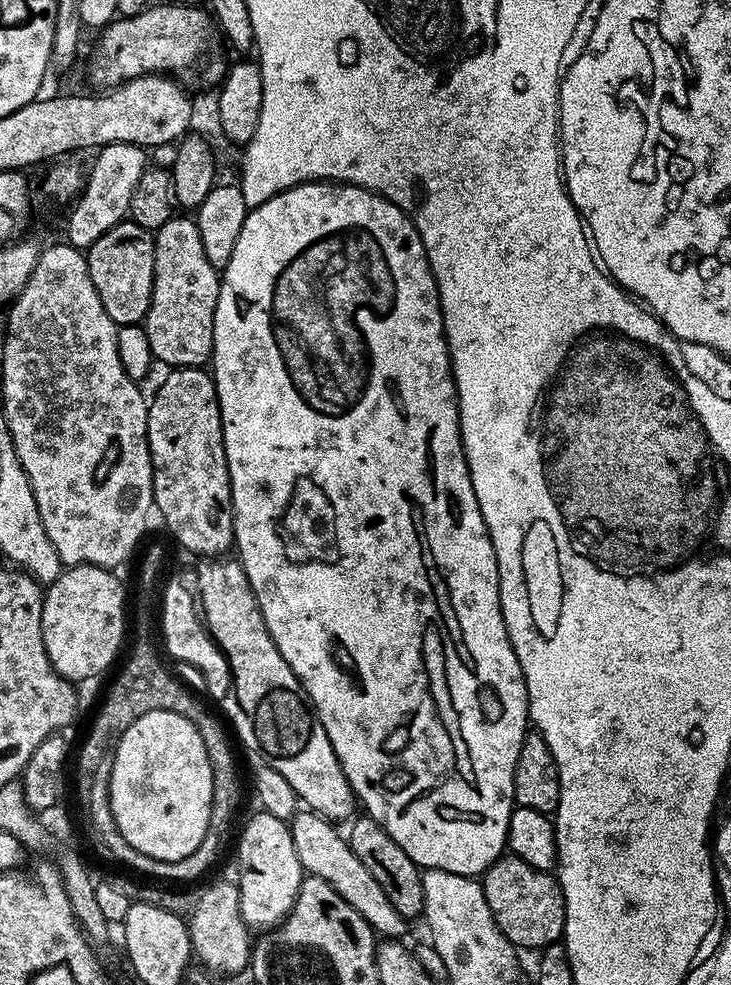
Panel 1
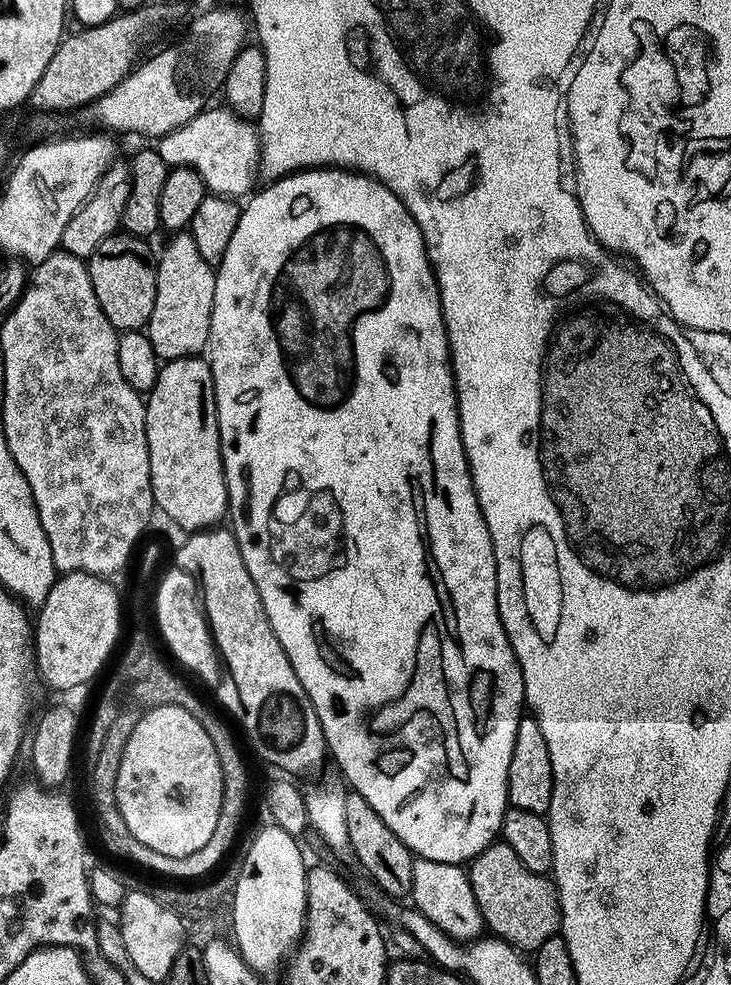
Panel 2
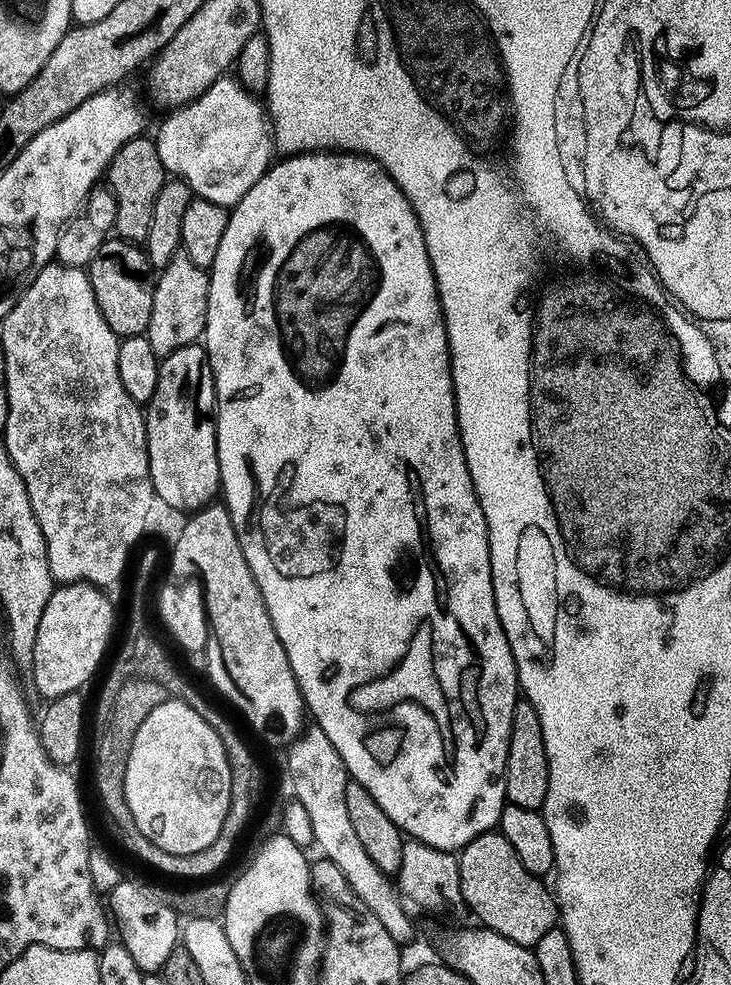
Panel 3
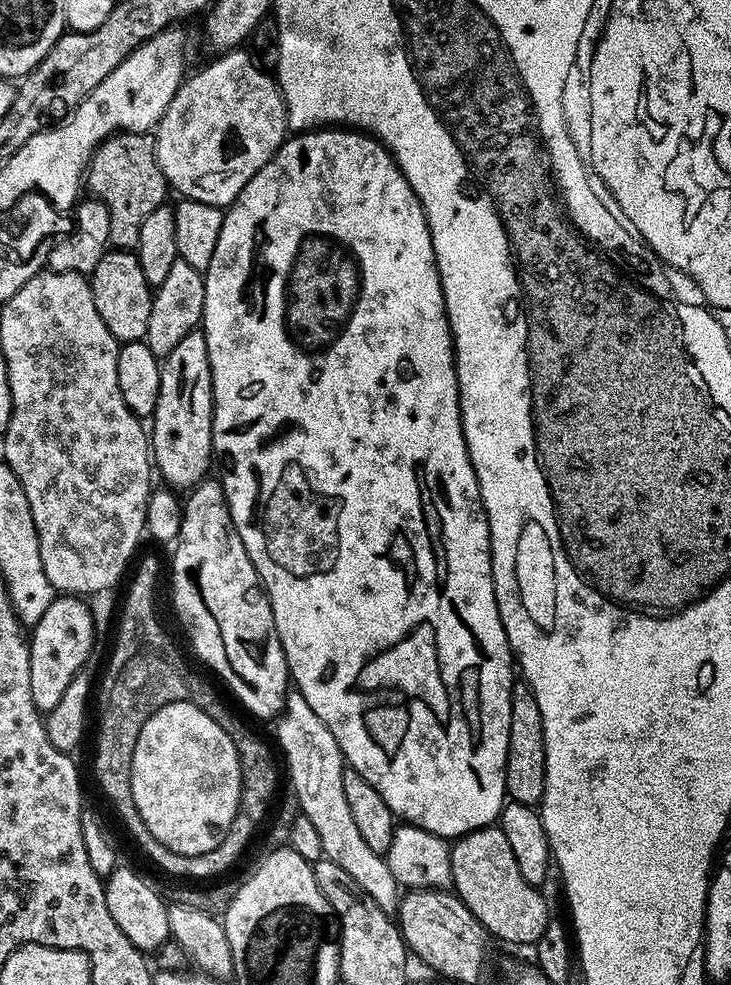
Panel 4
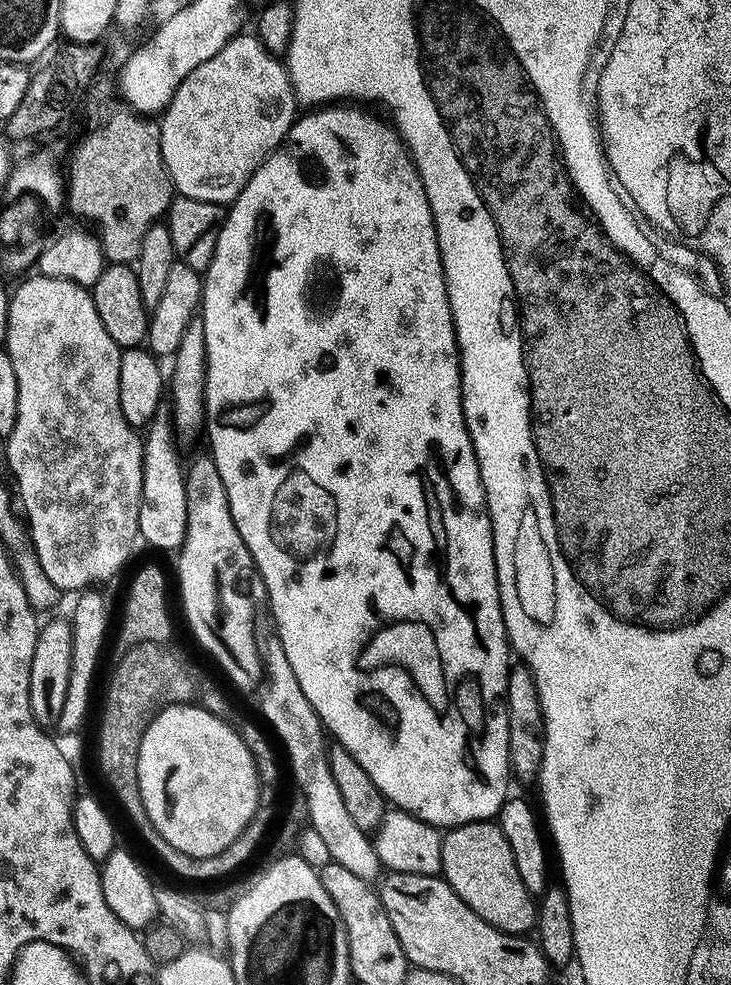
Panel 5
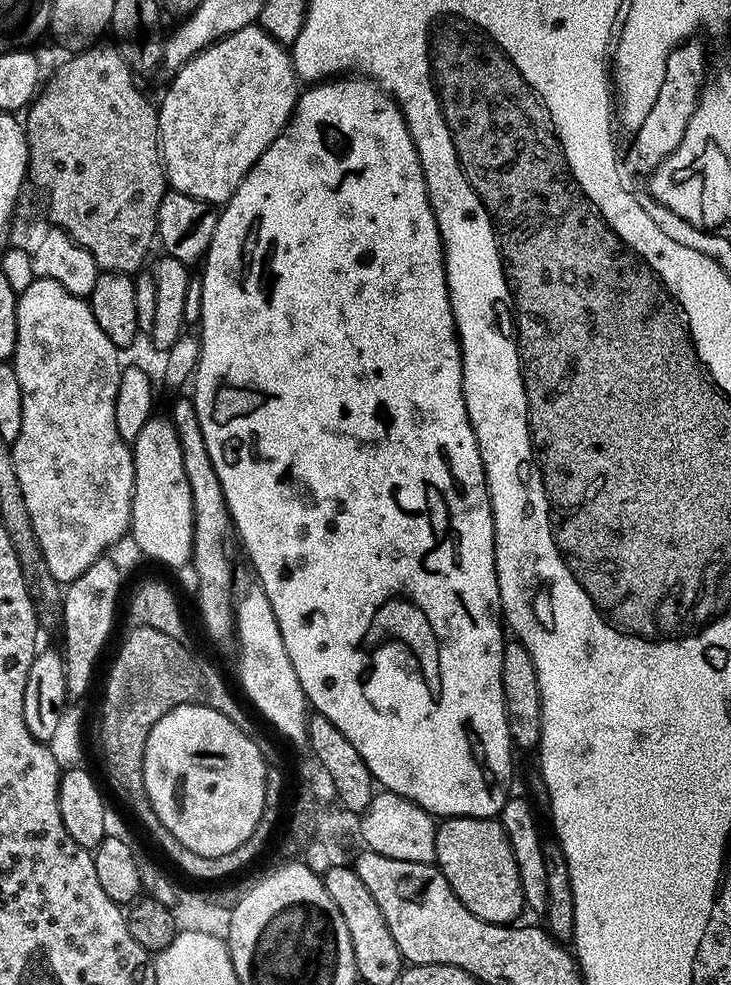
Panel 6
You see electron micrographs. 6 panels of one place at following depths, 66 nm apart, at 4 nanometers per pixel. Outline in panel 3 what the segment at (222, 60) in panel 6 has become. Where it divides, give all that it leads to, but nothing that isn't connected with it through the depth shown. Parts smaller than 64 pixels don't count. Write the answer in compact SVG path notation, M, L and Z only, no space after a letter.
M225 74L220 79L207 88L197 100L191 101L179 110L173 111L170 116L166 117L160 124L160 129L154 133L156 142L156 149L158 150L158 158L162 158L162 166L165 173L171 174L173 177L185 180L192 188L193 193L201 200L209 200L215 204L223 204L225 206L235 206L242 197L246 194L246 190L250 190L250 186L254 186L254 182L258 182L258 178L262 178L262 174L268 171L270 165L273 163L274 155L274 137L272 134L272 122L266 111L265 105L260 104L255 95L249 92L239 80L233 78L231 75Z

